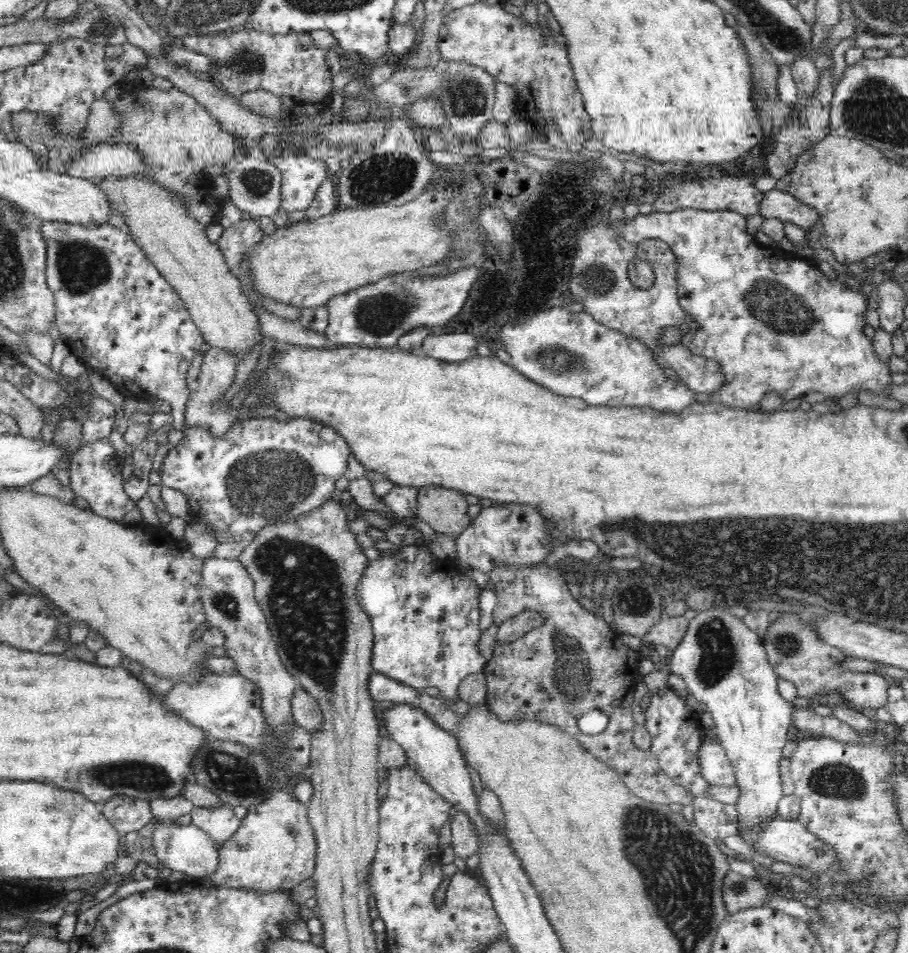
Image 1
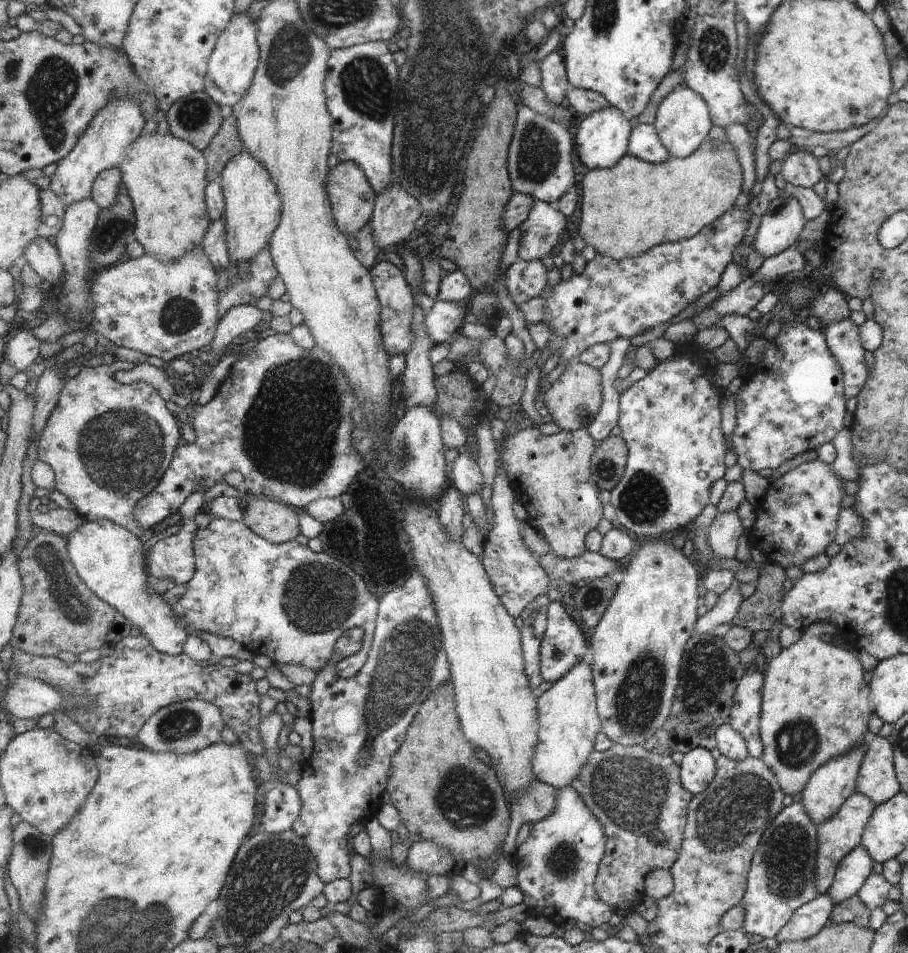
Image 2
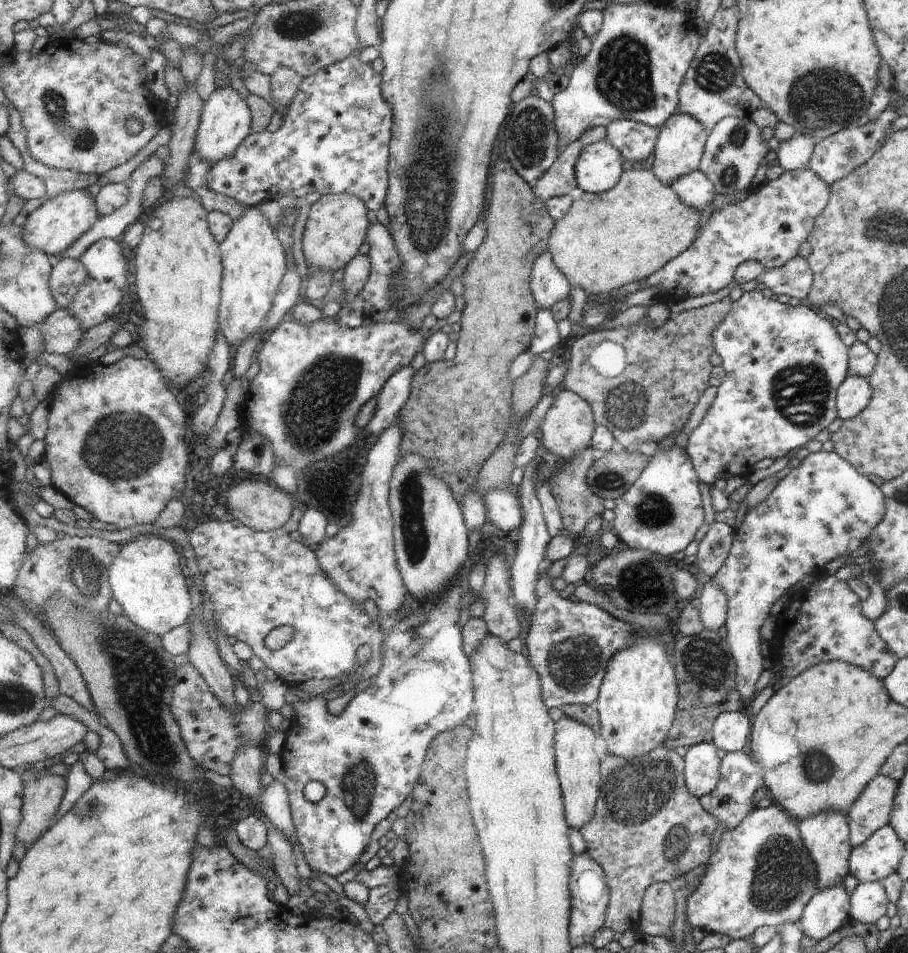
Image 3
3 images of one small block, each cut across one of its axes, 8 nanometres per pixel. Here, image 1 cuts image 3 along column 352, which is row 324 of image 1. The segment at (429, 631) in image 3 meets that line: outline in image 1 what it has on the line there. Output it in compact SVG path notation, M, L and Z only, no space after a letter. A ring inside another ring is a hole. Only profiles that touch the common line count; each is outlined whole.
M728 210L652 211L630 219L612 220L612 226L632 244L659 238L675 253L679 262L680 305L698 324L688 348L718 364L723 382L711 397L721 405L751 410L770 392L776 392L785 401L802 398L810 391L821 392L828 401L862 390L882 395L883 388L892 381L889 363L877 357L871 339L864 334L868 324L866 304L876 290L876 282L858 280L858 288L854 290L843 278L828 278L808 257L761 246L747 232L746 217Z

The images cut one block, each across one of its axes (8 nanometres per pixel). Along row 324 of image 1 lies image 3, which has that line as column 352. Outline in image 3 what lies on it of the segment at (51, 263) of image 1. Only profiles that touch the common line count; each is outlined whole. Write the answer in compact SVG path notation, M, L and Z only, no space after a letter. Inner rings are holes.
M350 56L322 68L312 77L304 78L300 94L283 116L281 128L274 133L263 131L249 135L233 156L211 166L204 178L206 187L234 198L247 208L273 195L291 193L303 199L309 192L318 192L321 196L350 194L359 197L373 211L385 207L390 187L388 168L394 112L383 94L382 80L382 73L375 72L371 63L361 62L357 56Z

